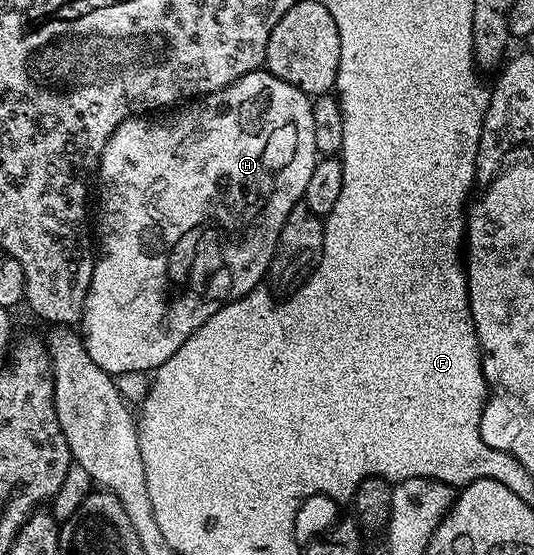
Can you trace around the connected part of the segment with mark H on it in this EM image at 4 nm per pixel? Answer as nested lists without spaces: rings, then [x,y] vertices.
[[[267,70],[244,74],[244,78],[236,78],[236,82],[207,96],[183,103],[165,114],[139,114],[122,120],[104,146],[96,173],[96,259],[80,321],[80,335],[83,346],[88,350],[88,358],[92,358],[100,370],[109,372],[115,378],[130,372],[153,373],[154,369],[168,362],[168,358],[172,358],[172,354],[176,354],[176,350],[180,350],[180,346],[184,346],[190,335],[200,330],[200,326],[204,326],[212,314],[259,287],[270,271],[280,230],[284,230],[288,214],[292,214],[292,210],[303,203],[308,178],[312,178],[312,170],[318,165],[319,159],[311,97]]]

